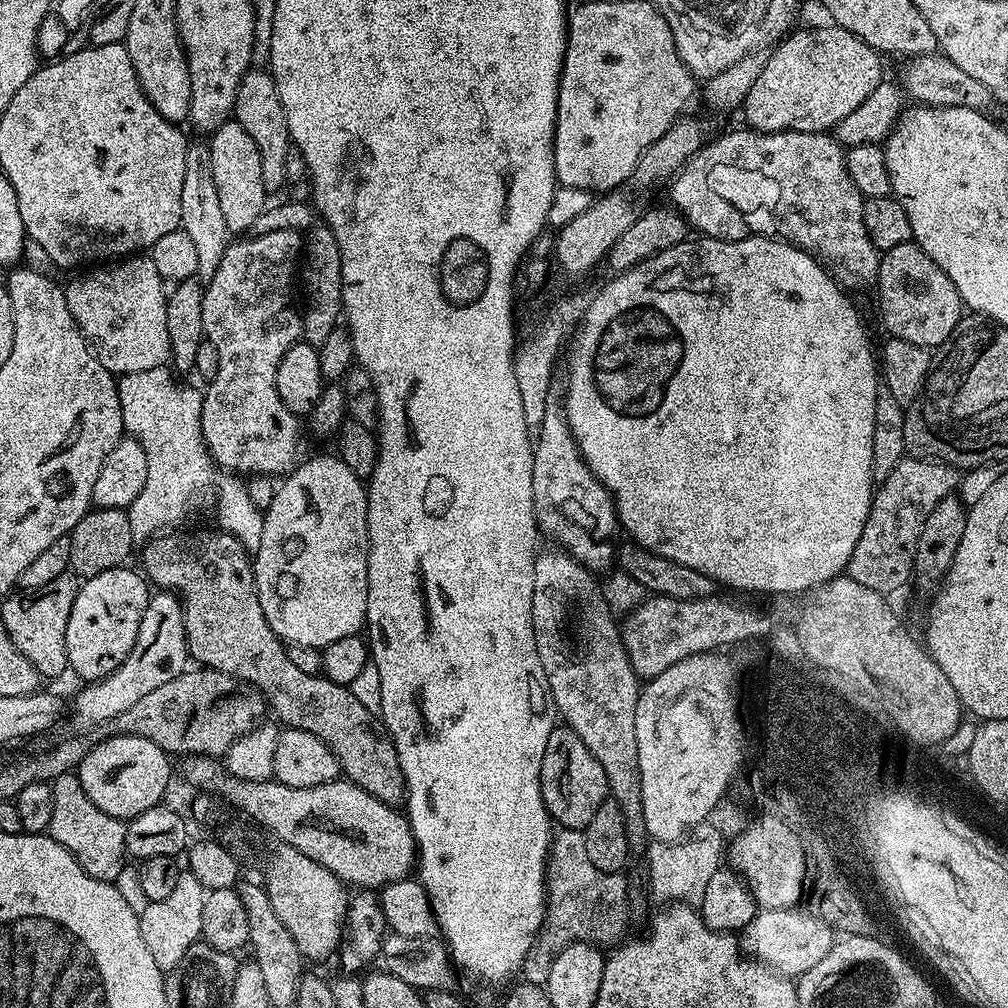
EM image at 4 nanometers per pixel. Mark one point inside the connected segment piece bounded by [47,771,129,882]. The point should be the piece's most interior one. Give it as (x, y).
(97, 840)

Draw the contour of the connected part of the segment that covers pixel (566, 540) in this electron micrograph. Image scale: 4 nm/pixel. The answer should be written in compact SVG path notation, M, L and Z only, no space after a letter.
M556 394L549 396L546 402L545 417L542 418L542 422L539 424L538 433L534 440L534 447L532 449L532 505L534 506L534 514L536 515L536 526L541 533L544 532L548 536L553 536L557 540L559 547L568 555L572 556L578 563L584 565L589 572L593 574L601 574L600 572L607 573L609 569L613 567L614 561L617 559L618 541L616 542L615 536L618 533L618 517L616 515L616 505L614 503L614 497L600 479L588 469L588 464L584 461L584 456L580 453L580 445L576 443L572 431L568 426L568 420L564 417L564 406L561 397Z

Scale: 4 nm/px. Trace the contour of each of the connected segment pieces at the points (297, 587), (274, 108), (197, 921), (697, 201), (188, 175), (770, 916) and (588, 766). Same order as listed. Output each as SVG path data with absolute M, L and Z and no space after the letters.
M339 455L314 456L310 460L305 459L296 465L291 472L283 477L280 489L272 496L268 508L264 512L264 527L262 542L254 554L252 561L252 573L256 579L256 593L258 602L262 606L262 614L266 614L266 622L270 622L270 630L285 645L297 644L298 646L310 646L311 648L326 649L338 638L357 635L366 624L366 602L368 601L368 490L365 481Z
M249 70L242 78L236 95L234 119L240 123L242 130L254 138L254 146L258 146L258 154L262 154L262 182L269 193L285 187L286 150L290 146L288 123L282 102L278 98L278 86L274 82L271 71Z
M181 871L174 890L162 902L149 902L144 913L140 914L140 929L142 942L150 949L154 962L158 962L161 972L167 974L174 966L182 963L187 956L190 946L194 946L201 939L202 906L206 890L202 882L190 871Z
M740 126L737 132L728 132L717 140L709 139L703 148L698 149L694 155L689 156L687 162L682 165L679 172L673 175L670 181L672 187L671 207L675 208L697 233L712 236L716 240L745 240L747 236L766 236L779 238L789 244L803 248L817 260L823 262L830 269L833 277L845 289L860 288L863 284L875 285L876 275L880 269L880 249L874 246L870 234L866 234L866 222L864 221L864 202L866 197L854 186L854 178L850 178L848 167L844 161L845 149L838 143L835 135L823 132L754 132L747 127Z
M193 141L188 145L185 177L182 180L181 207L181 229L190 238L190 242L197 247L198 270L196 276L201 284L207 285L214 278L214 273L218 270L222 256L228 249L230 233L224 221L221 206L219 206L210 152L205 141Z
M799 907L766 908L757 911L756 917L739 933L738 939L740 951L745 956L768 965L773 972L782 976L798 978L810 970L810 966L826 958L834 943L834 932L818 917Z
M558 726L550 734L550 742L546 742L546 754L542 754L542 770L540 771L540 789L549 816L559 827L583 829L594 818L598 806L609 799L606 770L590 754L586 742L574 734L567 726Z

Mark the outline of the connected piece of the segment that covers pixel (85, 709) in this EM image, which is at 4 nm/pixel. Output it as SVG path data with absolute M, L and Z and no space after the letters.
M153 591L148 597L148 605L138 626L138 638L134 638L130 654L126 654L124 661L108 676L85 683L76 701L73 704L71 701L70 716L72 712L72 724L76 727L73 729L95 730L104 720L118 718L118 714L130 710L130 706L144 695L158 690L158 686L170 682L170 678L181 676L189 664L184 605L175 592Z

